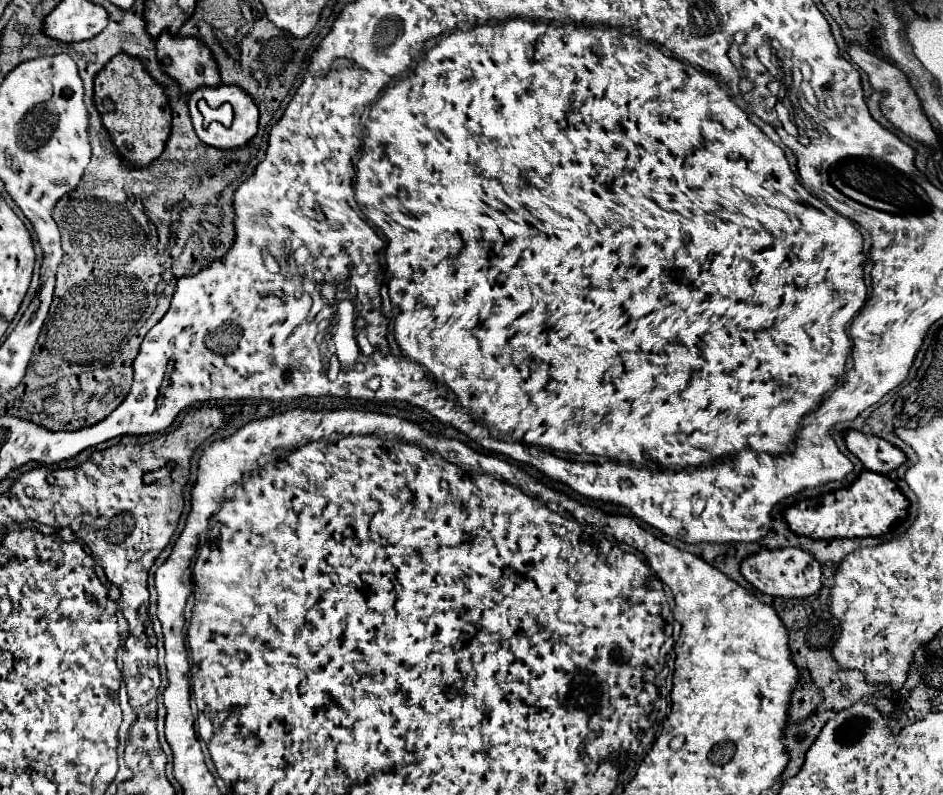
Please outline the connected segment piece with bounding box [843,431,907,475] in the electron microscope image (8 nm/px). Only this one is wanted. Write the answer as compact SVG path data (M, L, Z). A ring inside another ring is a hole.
M843 431L843 439L847 449L863 463L867 471L875 471L887 475L889 471L897 469L905 463L905 453L895 445L887 443L881 437L861 433L861 431Z

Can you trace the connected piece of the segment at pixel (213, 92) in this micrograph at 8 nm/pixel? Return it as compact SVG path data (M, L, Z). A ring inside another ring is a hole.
M219 85L217 89L197 89L197 93L191 93L189 99L189 115L191 115L191 121L193 121L193 127L195 127L195 133L197 137L205 143L205 145L211 145L215 149L237 149L237 147L243 147L255 133L257 133L257 123L259 123L259 109L257 105L253 103L253 99L243 91L243 89L237 89L235 85ZM199 99L205 99L209 107L219 107L223 103L231 103L233 107L233 123L231 127L223 127L219 123L213 123L209 127L203 127L201 123L201 117L197 113L197 101Z

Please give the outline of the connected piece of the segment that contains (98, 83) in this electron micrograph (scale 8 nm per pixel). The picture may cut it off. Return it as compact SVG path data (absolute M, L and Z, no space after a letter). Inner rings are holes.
M125 53L115 55L113 61L109 61L109 65L105 65L105 69L95 77L93 101L119 157L129 163L129 167L143 169L163 153L171 131L171 111L161 85L149 79L141 61Z

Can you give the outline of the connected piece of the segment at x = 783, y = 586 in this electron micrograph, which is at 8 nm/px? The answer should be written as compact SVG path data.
M785 547L785 549L761 549L755 555L749 555L741 563L741 575L761 593L775 595L775 597L809 597L817 593L821 587L821 565L813 559L811 553L799 547Z

